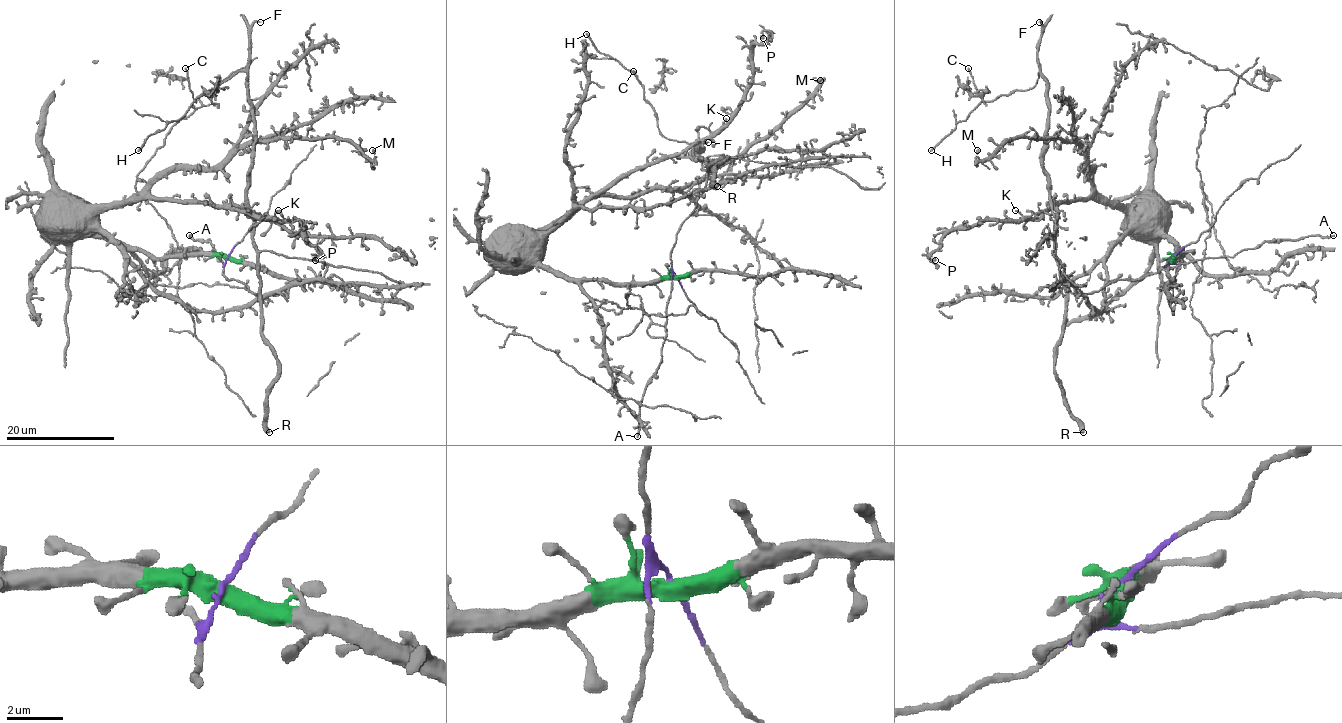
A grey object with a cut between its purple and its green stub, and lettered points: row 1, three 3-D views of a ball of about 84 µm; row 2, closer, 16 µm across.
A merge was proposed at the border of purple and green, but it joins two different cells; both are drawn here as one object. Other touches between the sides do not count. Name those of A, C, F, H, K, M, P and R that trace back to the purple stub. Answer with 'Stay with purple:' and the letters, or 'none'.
Stay with purple: A, C, F, H, R

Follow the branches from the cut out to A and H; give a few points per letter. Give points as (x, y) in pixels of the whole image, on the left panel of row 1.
A: (228, 255), (224, 264), (209, 242), (189, 235)
H: (228, 255), (223, 273), (258, 294), (247, 198), (254, 118), (248, 76), (235, 73), (138, 151)

